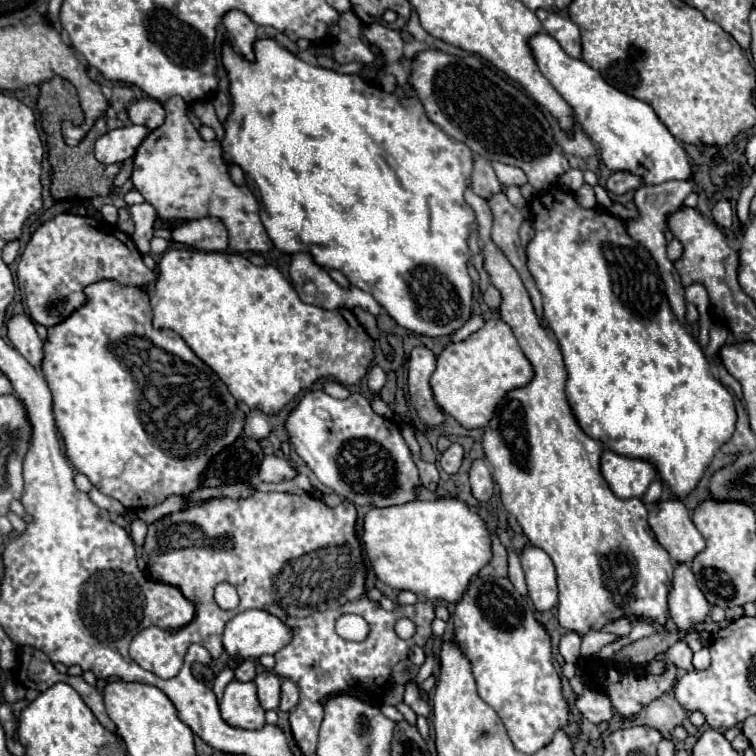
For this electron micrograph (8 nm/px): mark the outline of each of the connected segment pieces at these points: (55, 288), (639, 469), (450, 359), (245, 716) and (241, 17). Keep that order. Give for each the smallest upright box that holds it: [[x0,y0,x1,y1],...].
[[16,213,156,329],[600,449,656,499],[430,319,534,429],[220,681,266,729],[224,11,258,61]]

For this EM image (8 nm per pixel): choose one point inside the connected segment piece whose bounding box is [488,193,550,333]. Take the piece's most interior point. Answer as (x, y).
(507, 219)

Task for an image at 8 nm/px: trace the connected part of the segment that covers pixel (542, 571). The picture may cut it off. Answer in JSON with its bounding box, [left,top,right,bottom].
[520,545,558,611]

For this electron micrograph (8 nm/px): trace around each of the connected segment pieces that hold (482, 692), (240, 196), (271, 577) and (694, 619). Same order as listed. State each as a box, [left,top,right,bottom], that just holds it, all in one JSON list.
[[454,577,568,753],[134,97,272,253],[130,493,434,755],[668,565,710,651]]

